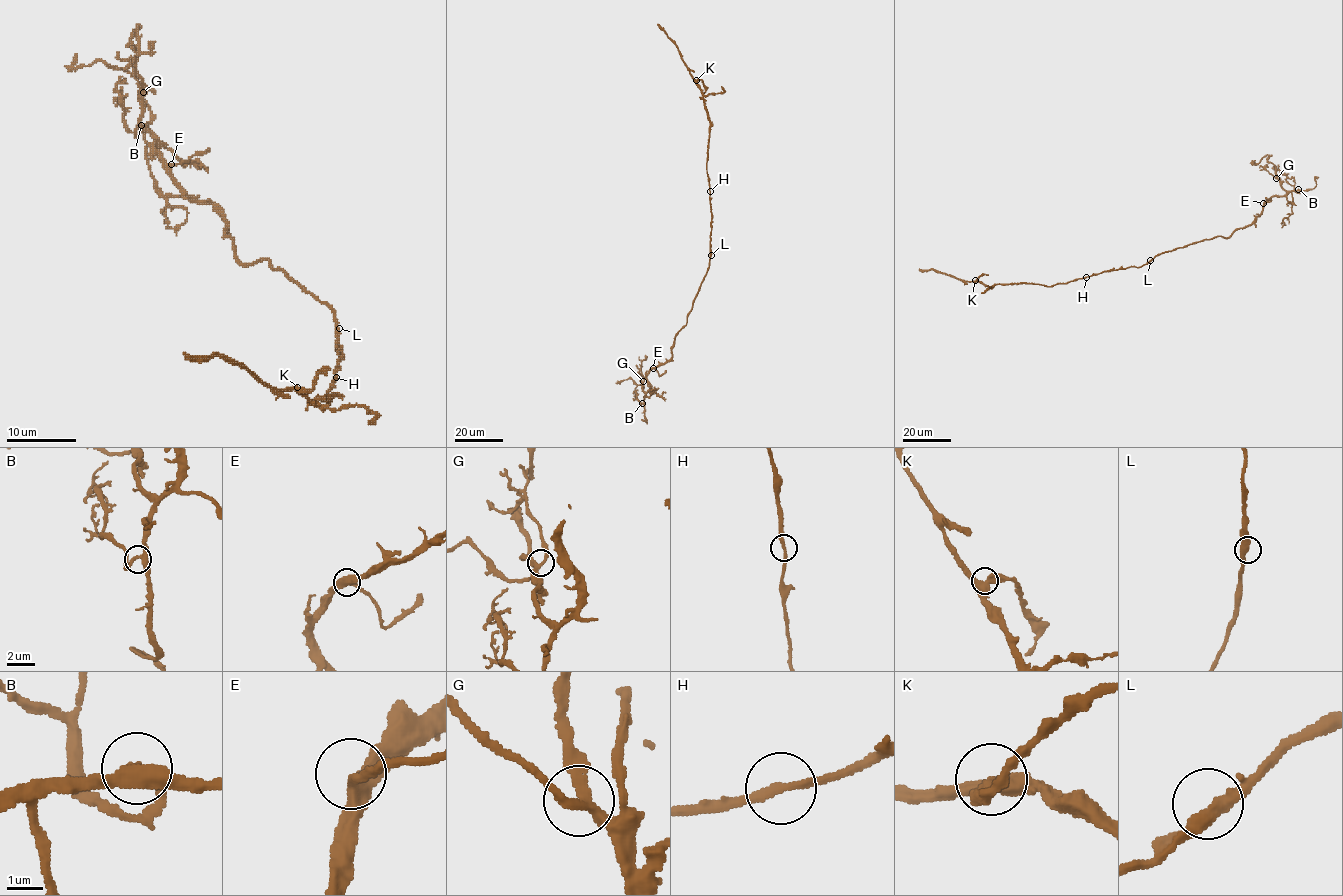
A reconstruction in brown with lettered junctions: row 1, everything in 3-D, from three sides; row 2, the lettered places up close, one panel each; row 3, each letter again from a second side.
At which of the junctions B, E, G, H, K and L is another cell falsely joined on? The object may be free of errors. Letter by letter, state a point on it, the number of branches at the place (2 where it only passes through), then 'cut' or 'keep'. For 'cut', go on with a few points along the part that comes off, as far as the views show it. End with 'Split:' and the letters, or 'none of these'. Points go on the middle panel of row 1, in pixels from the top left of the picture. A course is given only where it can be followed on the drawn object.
B: (642, 403) | 3 | keep
E: (653, 368) | 3 | keep
G: (643, 381) | 3 | keep
H: (710, 191) | 2 | keep
K: (696, 80) | 3 | keep
L: (711, 255) | 2 | keep
Split: none of these

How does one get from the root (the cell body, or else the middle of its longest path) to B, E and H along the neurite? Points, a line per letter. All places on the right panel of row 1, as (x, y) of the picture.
B: (1150, 260), (1195, 242), (1218, 236), (1229, 237), (1238, 229), (1249, 226), (1273, 196), (1298, 189)
E: (1150, 260), (1195, 242), (1218, 236), (1229, 237), (1238, 229), (1251, 224), (1261, 214), (1263, 203)
H: (1150, 260), (1138, 267), (1104, 271), (1086, 277)

